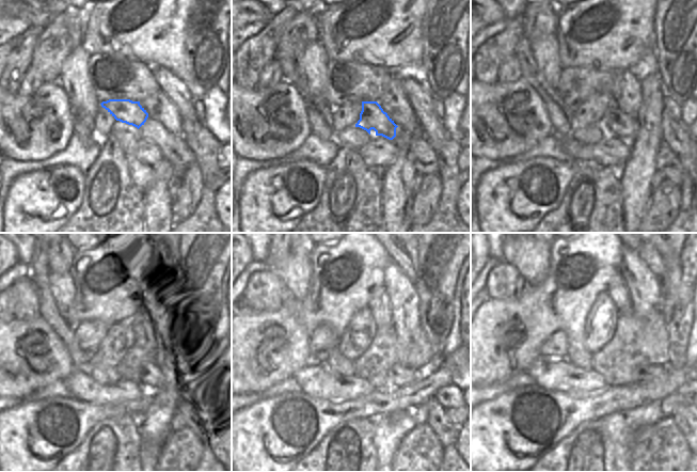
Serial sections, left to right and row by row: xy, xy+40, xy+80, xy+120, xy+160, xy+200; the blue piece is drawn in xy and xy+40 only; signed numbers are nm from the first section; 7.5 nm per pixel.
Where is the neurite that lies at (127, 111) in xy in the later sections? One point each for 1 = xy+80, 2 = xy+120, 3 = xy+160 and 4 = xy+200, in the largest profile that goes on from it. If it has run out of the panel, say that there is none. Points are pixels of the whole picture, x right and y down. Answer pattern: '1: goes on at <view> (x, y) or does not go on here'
1: goes on at xy+80 (615, 122)
2: goes on at xy+120 (154, 374)
3: goes on at xy+160 (399, 375)
4: goes on at xy+200 (646, 373)

